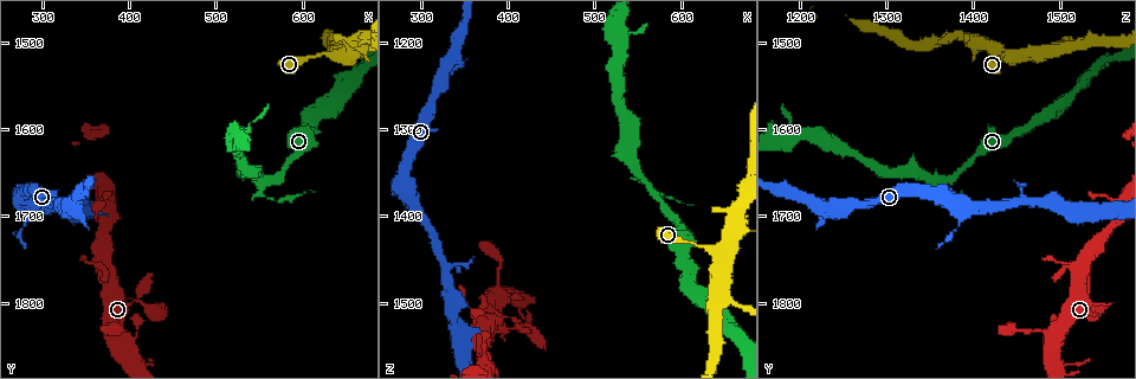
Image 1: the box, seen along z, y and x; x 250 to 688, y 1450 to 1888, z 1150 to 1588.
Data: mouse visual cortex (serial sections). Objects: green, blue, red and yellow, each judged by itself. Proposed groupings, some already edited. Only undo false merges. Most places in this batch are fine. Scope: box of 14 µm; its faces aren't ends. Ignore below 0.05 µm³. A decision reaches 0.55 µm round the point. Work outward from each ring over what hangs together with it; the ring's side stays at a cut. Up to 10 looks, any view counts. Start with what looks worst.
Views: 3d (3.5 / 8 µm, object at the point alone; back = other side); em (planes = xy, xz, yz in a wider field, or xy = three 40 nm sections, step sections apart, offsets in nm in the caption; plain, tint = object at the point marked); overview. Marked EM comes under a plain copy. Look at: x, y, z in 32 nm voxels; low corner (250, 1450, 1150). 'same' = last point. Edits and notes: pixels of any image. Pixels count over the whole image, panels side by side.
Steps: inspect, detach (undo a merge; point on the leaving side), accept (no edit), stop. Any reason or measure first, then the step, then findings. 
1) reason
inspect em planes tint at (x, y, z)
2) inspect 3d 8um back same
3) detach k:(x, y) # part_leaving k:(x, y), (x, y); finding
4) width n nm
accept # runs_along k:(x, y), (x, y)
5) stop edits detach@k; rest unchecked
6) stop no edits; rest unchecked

thin neck
inspect 3d 3.5um at (385, 1835, 1485)

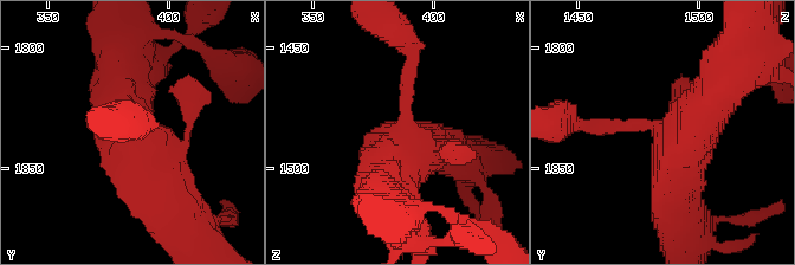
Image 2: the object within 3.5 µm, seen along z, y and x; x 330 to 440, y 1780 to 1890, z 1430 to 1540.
need the tissue
inspect em xy step 1 tint at (389, 1833, 1484)

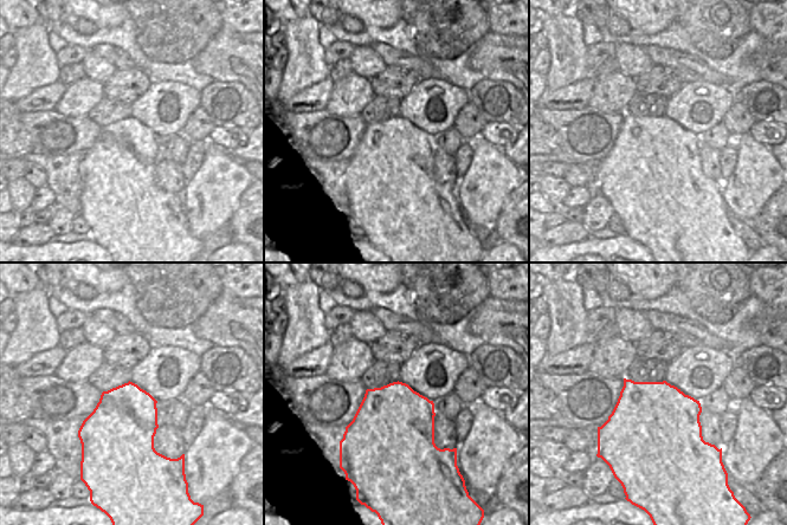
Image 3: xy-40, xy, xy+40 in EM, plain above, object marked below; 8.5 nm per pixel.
accept # runs_along 2:(123, 81), (127, 131), (178, 208); one cell here

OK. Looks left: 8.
abrupt turn
inspect 3d 3.5um at (370, 1760, 1525)

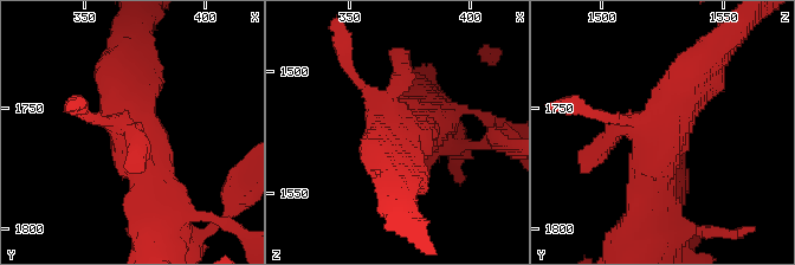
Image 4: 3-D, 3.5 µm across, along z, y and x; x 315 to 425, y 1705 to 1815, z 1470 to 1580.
need the tissue
inspect em xy step 1 tint at (371, 1762, 1524)

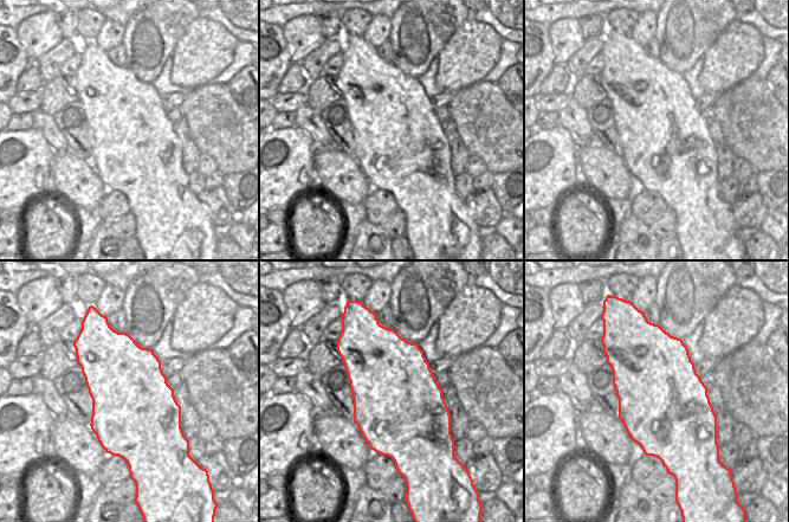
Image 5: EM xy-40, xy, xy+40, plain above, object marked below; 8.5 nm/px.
inspect em xy step 2 tint same

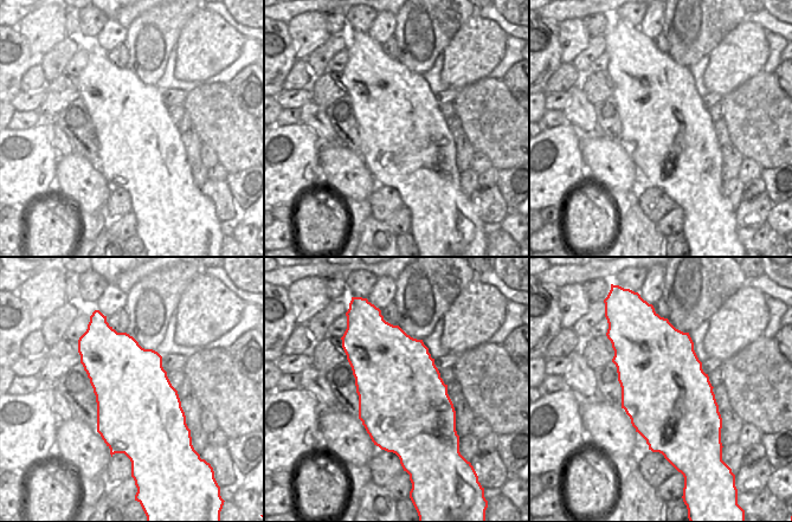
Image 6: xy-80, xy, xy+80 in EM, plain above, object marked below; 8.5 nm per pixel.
accept # runs_along 4:(654, 204), (660, 135), (703, 66); all the same cell

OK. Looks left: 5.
arms part here
inspect 3d 8um at (535, 1650, 1330)

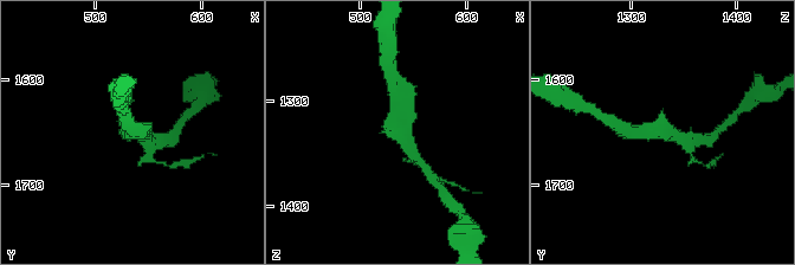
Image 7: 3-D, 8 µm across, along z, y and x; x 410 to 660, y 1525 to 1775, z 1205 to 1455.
inspect em xy step 3 tint at (534, 1650, 1330)

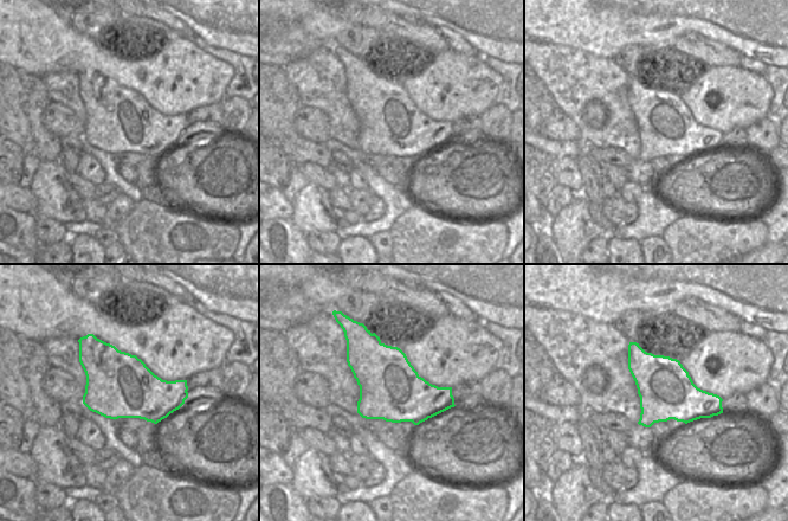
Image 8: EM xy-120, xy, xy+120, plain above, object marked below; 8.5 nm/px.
accept # runs_along 7:(415, 156), (394, 129), (398, 98); all the same cell

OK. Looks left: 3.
arms part here
inspect 3d 3.5um at (525, 1605, 1185)

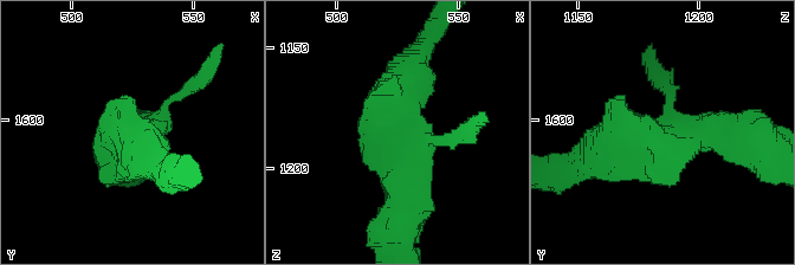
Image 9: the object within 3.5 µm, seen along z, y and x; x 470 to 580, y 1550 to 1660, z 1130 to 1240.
inspect em planes tint at (525, 1608, 1189)

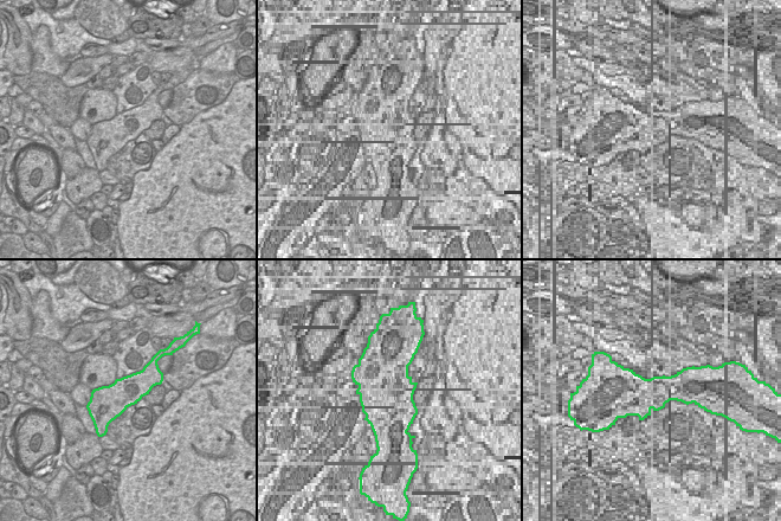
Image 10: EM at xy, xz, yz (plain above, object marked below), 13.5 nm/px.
accept # all the same cell

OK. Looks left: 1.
stop no edits; rest unchecked

